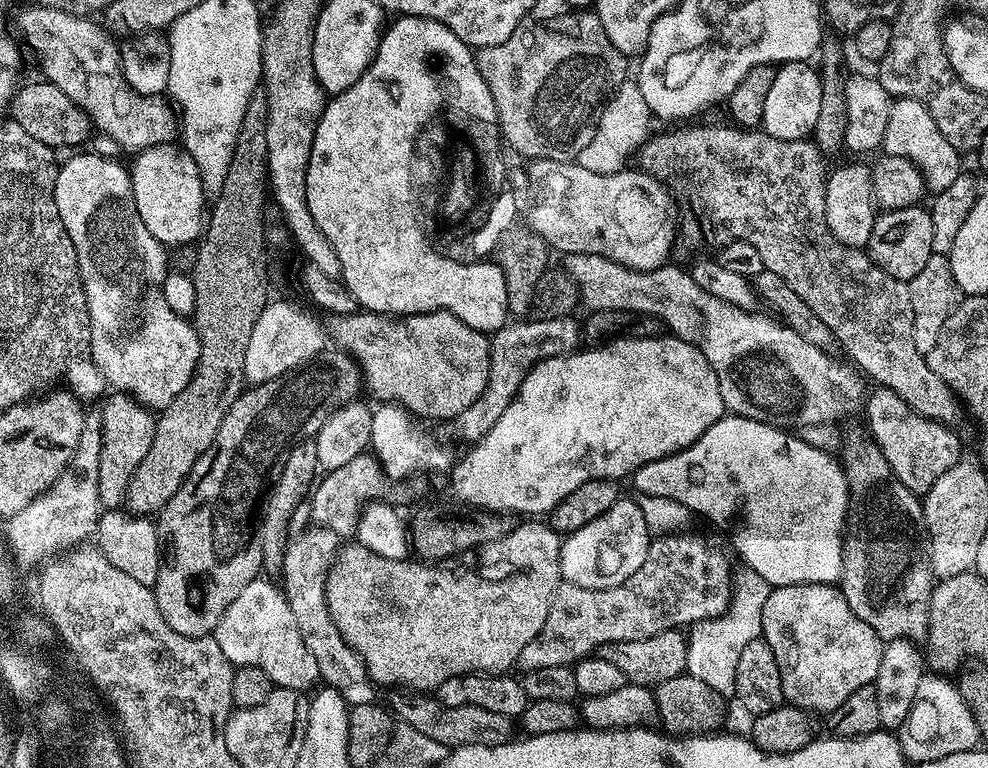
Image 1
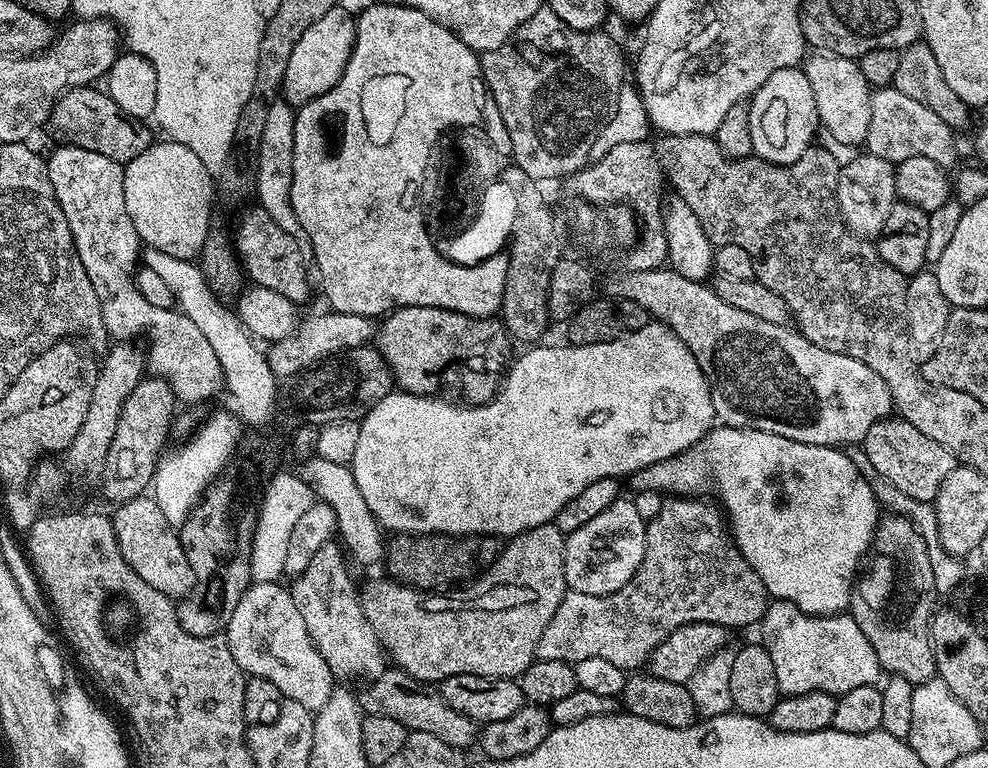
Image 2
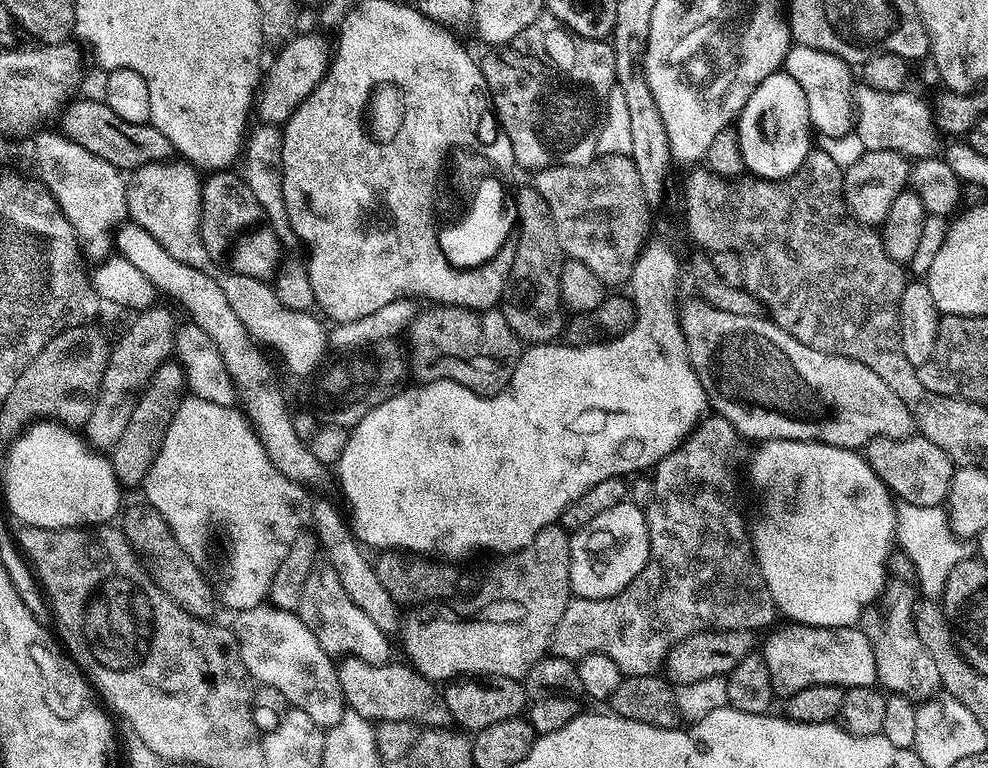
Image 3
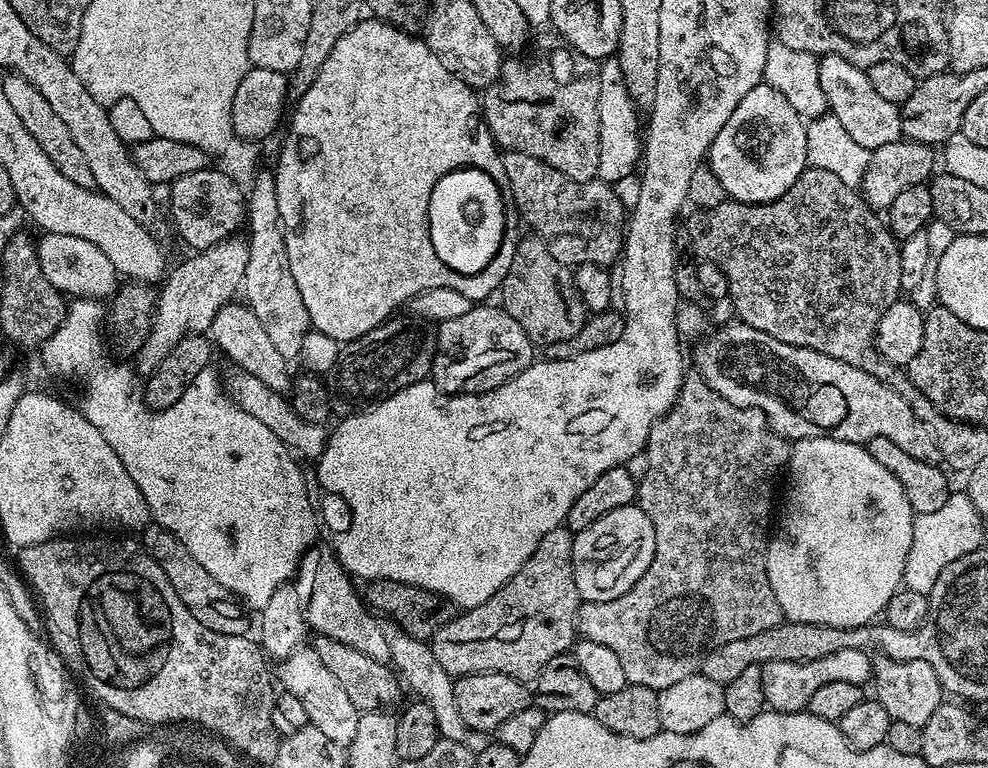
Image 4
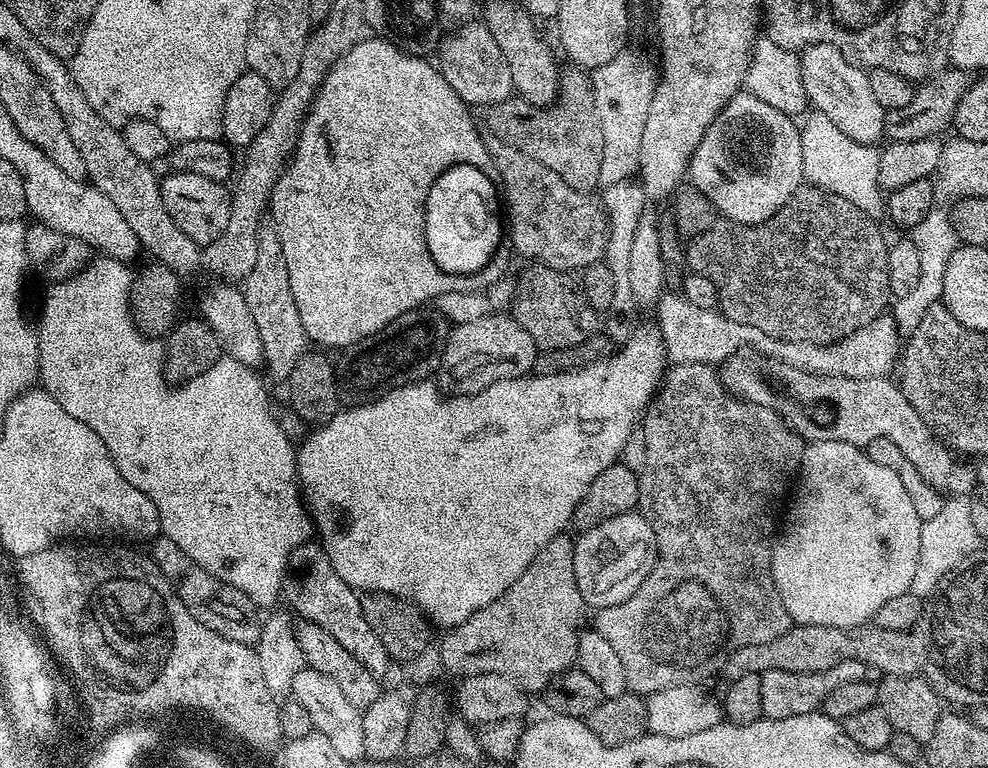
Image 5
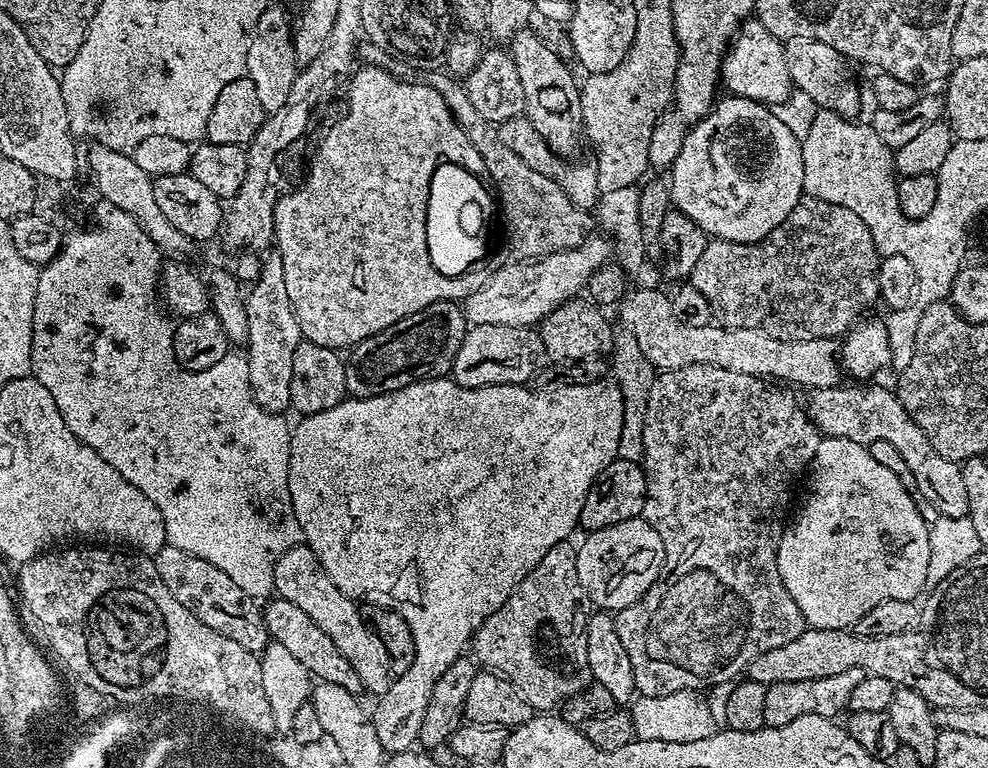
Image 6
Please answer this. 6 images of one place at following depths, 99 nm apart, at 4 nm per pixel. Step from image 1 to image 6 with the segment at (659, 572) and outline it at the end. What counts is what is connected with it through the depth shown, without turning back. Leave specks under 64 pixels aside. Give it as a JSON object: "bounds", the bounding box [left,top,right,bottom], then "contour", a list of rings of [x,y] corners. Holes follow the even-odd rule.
{"bounds":[614,364,822,696],"contour":[[[705,364],[669,368],[655,377],[646,402],[645,426],[642,428],[644,447],[642,467],[646,478],[646,502],[642,519],[655,530],[658,538],[662,538],[664,565],[660,567],[660,576],[649,586],[646,594],[642,594],[638,602],[619,609],[614,616],[617,636],[622,642],[623,649],[626,650],[627,657],[630,658],[639,695],[661,696],[675,692],[705,690],[704,688],[712,688],[715,684],[727,685],[735,681],[747,669],[748,663],[758,658],[758,654],[766,654],[766,650],[778,650],[778,646],[786,646],[786,642],[794,642],[794,638],[798,638],[798,634],[802,634],[805,630],[802,610],[798,610],[794,598],[790,598],[778,574],[778,546],[780,535],[784,533],[786,527],[786,517],[789,515],[788,503],[792,500],[792,487],[803,472],[805,475],[822,437],[816,425],[808,417],[807,411],[801,405],[799,408],[795,398],[783,390],[788,391],[759,376],[742,374],[734,370],[722,370],[718,366]]]}

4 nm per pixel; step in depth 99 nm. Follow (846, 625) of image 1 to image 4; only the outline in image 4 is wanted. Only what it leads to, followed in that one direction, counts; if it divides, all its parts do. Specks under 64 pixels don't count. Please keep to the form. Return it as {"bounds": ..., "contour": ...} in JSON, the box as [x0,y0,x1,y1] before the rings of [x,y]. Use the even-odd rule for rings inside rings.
{"bounds":[760,648,873,712],"contour":[[[862,648],[834,650],[826,654],[826,658],[818,658],[810,662],[777,660],[766,662],[760,665],[764,703],[773,712],[803,712],[810,702],[810,694],[814,694],[814,690],[819,690],[830,682],[854,682],[861,686],[867,685],[867,680],[869,683],[873,679],[873,663],[873,657]]]}

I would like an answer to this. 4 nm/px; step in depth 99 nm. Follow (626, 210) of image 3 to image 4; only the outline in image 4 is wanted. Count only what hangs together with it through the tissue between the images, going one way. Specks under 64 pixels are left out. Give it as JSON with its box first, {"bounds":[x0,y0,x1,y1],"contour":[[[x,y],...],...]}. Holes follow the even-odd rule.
{"bounds":[503,151,626,266],"contour":[[[505,151],[503,153],[506,174],[510,181],[507,195],[514,198],[520,211],[520,219],[558,258],[569,266],[578,264],[602,264],[612,266],[624,251],[626,209],[615,194],[613,185],[597,178],[586,182],[574,182],[562,170],[554,170],[530,154]]]}

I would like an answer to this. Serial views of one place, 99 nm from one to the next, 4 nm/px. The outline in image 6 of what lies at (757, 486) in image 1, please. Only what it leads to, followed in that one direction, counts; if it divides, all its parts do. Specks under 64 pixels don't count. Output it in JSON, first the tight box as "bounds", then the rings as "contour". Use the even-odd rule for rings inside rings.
{"bounds":[778,436,930,629],"contour":[[[825,436],[821,439],[810,465],[810,476],[811,472],[812,485],[808,488],[808,501],[801,506],[800,513],[796,517],[794,517],[795,515],[791,517],[784,533],[780,535],[780,545],[778,546],[778,574],[780,580],[786,586],[790,598],[794,598],[798,610],[802,610],[805,625],[810,628],[847,629],[849,626],[855,625],[856,620],[862,618],[862,614],[866,614],[866,610],[878,606],[878,602],[886,602],[890,598],[916,600],[919,597],[919,592],[923,593],[925,591],[926,568],[930,555],[930,538],[928,537],[930,526],[924,521],[922,514],[918,514],[912,495],[904,489],[902,482],[898,482],[898,478],[891,470],[886,470],[886,466],[874,462],[874,458],[870,458],[865,445],[850,442],[846,438],[834,438],[833,436]]]}

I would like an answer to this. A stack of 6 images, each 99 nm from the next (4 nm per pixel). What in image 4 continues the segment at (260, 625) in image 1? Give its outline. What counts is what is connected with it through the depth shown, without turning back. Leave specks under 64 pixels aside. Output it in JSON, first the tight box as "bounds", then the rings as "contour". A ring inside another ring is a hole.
{"bounds":[279,646,361,746],"contour":[[[301,646],[295,652],[283,657],[279,664],[279,687],[285,692],[294,694],[294,698],[299,698],[302,706],[306,706],[309,725],[322,730],[322,734],[326,734],[330,742],[341,746],[352,744],[354,734],[358,731],[358,718],[361,712],[354,706],[354,702],[350,702],[350,697],[346,694],[346,690],[342,690],[338,678],[334,678],[334,674],[326,670],[322,658],[318,658],[314,649],[310,646]]]}

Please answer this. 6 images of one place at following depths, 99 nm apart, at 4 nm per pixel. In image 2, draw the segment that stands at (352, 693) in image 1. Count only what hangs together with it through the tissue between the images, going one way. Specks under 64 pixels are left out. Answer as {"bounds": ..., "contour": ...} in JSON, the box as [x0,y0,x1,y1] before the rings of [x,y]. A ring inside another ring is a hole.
{"bounds":[290,543,390,682],"contour":[[[339,543],[324,544],[322,550],[310,558],[306,570],[302,570],[302,574],[291,581],[290,591],[294,606],[298,606],[298,614],[302,614],[306,634],[310,634],[318,654],[326,658],[326,666],[330,666],[333,677],[340,682],[367,682],[382,675],[390,661],[370,622],[366,622],[357,585],[352,585],[344,558],[346,560],[346,554]]]}

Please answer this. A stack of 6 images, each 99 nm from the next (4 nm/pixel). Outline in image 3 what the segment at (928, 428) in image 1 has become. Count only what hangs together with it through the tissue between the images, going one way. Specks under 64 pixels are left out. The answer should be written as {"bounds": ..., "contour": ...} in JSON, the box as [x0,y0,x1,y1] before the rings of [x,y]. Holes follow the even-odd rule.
{"bounds":[862,434,954,507],"contour":[[[913,434],[905,440],[879,436],[864,445],[862,455],[897,501],[928,507],[938,507],[947,501],[954,471],[952,459],[942,446],[934,446],[924,436]]]}

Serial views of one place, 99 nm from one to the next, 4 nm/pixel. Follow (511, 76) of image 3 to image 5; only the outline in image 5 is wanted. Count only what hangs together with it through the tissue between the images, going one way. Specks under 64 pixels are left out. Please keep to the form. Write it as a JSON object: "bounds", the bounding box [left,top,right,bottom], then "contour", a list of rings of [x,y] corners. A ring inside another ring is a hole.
{"bounds":[488,71,602,193],"contour":[[[565,71],[560,77],[560,91],[555,104],[542,109],[523,102],[505,102],[495,105],[488,116],[491,135],[502,142],[522,150],[534,162],[542,162],[566,186],[591,193],[592,187],[600,184],[602,170],[602,130],[596,121],[592,81],[583,71]],[[584,75],[584,76],[583,76]]]}

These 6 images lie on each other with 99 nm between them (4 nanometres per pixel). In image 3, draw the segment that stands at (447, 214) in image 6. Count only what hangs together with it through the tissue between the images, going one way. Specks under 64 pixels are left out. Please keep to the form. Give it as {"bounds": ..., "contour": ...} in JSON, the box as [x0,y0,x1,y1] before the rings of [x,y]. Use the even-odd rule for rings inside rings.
{"bounds":[439,177,515,268],"contour":[[[486,177],[479,184],[469,201],[466,214],[460,220],[439,231],[440,248],[447,260],[457,268],[475,268],[487,264],[515,229],[515,201],[507,196],[501,182],[494,178]]]}

